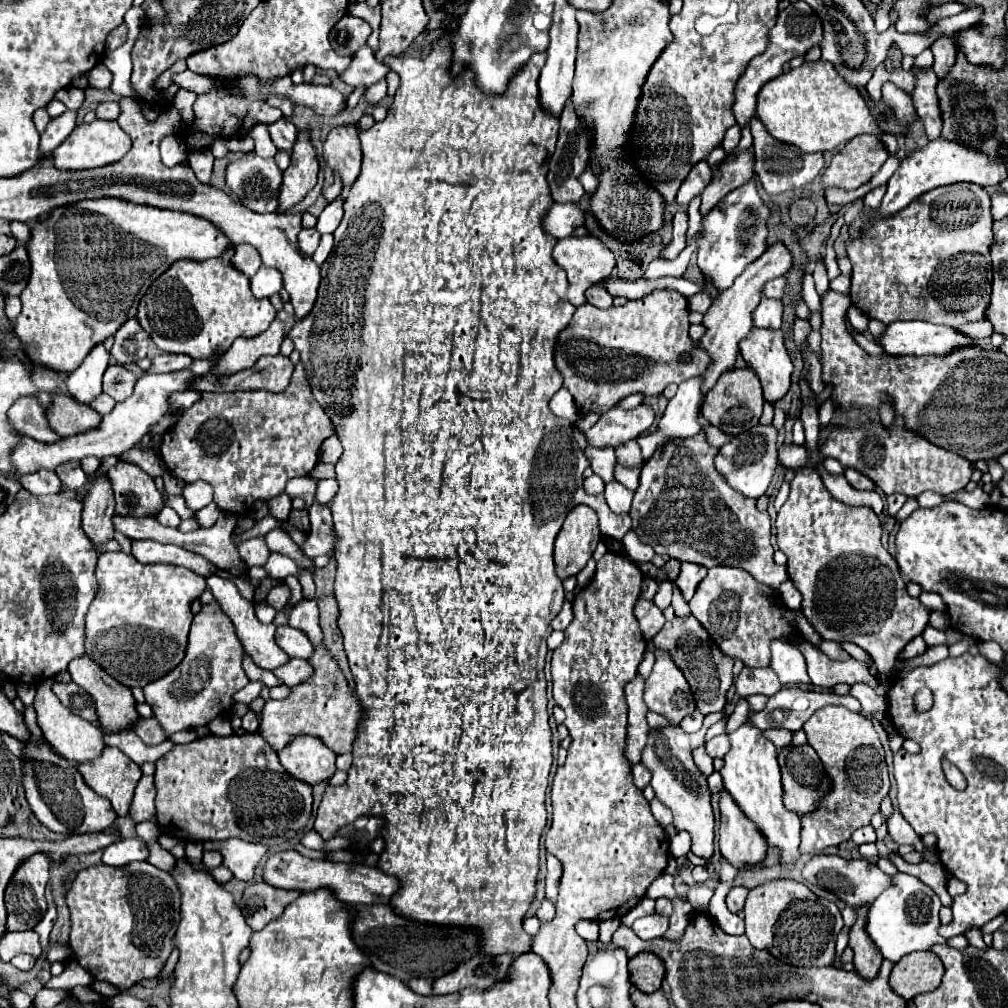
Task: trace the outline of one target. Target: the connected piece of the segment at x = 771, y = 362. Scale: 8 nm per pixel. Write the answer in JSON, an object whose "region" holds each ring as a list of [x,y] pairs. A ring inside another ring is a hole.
{"region":[[[754,328],[742,342],[740,354],[758,374],[766,402],[774,404],[784,398],[790,388],[792,360],[784,348],[782,330]]]}

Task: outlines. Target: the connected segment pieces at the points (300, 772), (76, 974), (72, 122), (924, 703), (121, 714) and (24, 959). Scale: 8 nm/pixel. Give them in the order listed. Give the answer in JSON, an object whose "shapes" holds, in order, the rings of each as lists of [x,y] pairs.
{"shapes":[[[[298,736],[278,756],[290,776],[310,786],[330,780],[336,772],[336,754],[314,736]]],[[[70,962],[64,972],[56,978],[50,978],[46,988],[54,988],[54,990],[72,990],[74,986],[90,986],[94,982],[94,978],[84,970],[80,968],[80,964],[76,962]]],[[[66,110],[62,116],[50,120],[50,124],[48,124],[48,128],[46,128],[46,132],[42,134],[42,140],[40,140],[40,152],[42,154],[54,152],[56,146],[60,146],[64,142],[64,138],[76,126],[76,116],[78,116],[76,110]]],[[[928,688],[919,689],[914,696],[914,705],[918,712],[925,712],[933,705],[933,695]]],[[[80,656],[68,664],[68,672],[76,684],[80,684],[94,700],[96,700],[96,710],[100,714],[100,728],[104,732],[114,732],[114,730],[130,730],[130,726],[140,718],[136,712],[136,700],[132,692],[120,684],[118,680],[112,680],[110,674],[106,674],[94,660],[88,656]]],[[[18,954],[18,956],[14,956],[10,962],[12,962],[18,970],[26,970],[26,972],[28,972],[28,970],[34,968],[34,962],[36,962],[36,960],[34,960],[30,954]]]]}

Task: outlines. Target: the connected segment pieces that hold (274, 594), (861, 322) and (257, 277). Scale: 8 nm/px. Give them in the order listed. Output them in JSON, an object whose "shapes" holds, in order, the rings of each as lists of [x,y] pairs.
{"shapes":[[[[276,584],[274,588],[270,588],[268,596],[266,596],[266,602],[274,608],[274,610],[280,610],[290,598],[290,588],[286,584]]],[[[852,305],[848,310],[848,319],[854,329],[858,332],[868,330],[869,318],[856,306]]],[[[260,266],[258,272],[250,278],[250,290],[256,298],[268,298],[270,294],[280,292],[282,282],[280,282],[280,272],[268,268],[268,266]]]]}

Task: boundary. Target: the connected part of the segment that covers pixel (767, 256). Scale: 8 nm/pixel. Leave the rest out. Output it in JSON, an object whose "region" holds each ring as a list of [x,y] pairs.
{"region":[[[778,242],[772,248],[768,248],[760,258],[750,262],[744,268],[744,272],[734,280],[732,288],[720,292],[720,296],[712,302],[712,306],[708,308],[708,312],[704,314],[704,320],[702,320],[702,324],[706,326],[706,334],[698,342],[698,346],[702,350],[706,350],[710,356],[710,364],[700,376],[702,378],[702,396],[706,396],[714,388],[714,384],[722,372],[734,368],[734,362],[738,356],[738,342],[752,330],[752,312],[754,312],[756,304],[762,300],[764,282],[784,276],[790,270],[790,266],[792,266],[790,252],[784,244]]]}

